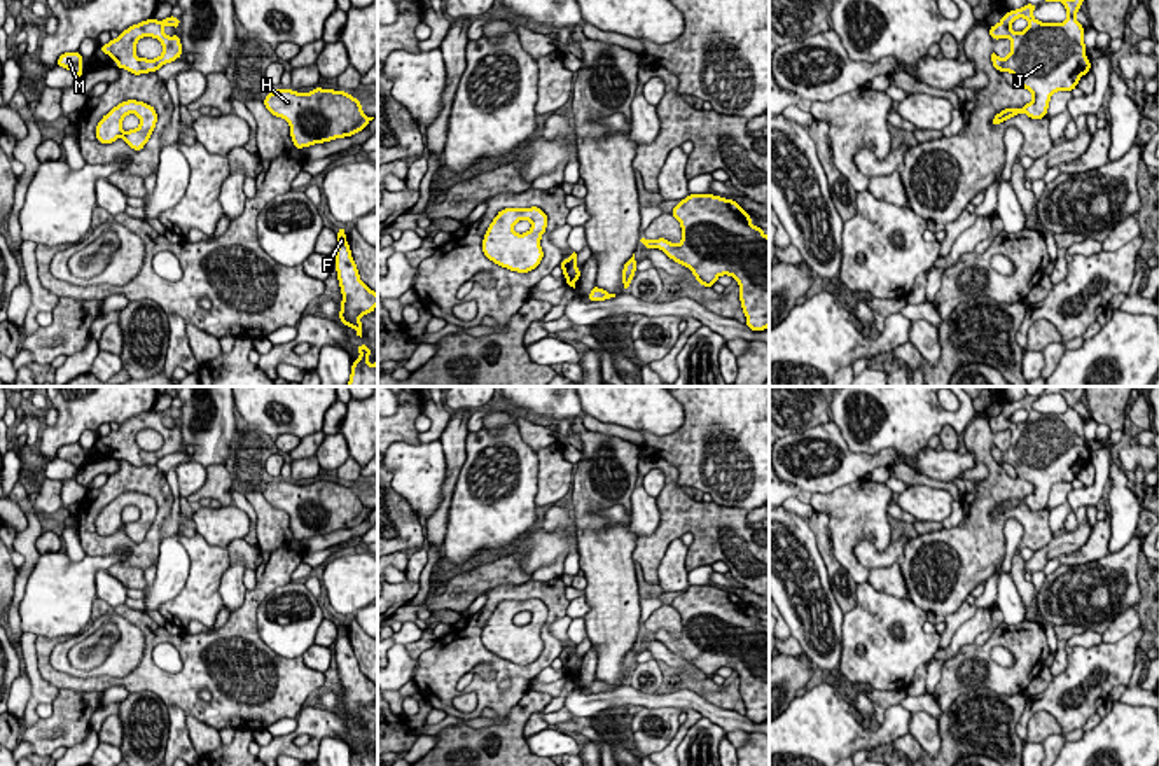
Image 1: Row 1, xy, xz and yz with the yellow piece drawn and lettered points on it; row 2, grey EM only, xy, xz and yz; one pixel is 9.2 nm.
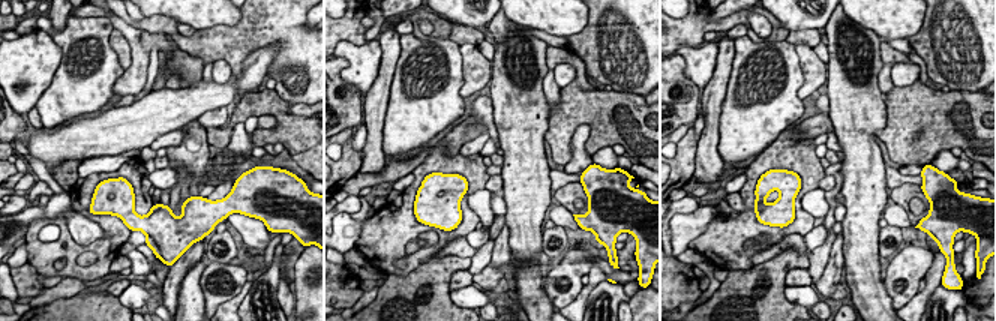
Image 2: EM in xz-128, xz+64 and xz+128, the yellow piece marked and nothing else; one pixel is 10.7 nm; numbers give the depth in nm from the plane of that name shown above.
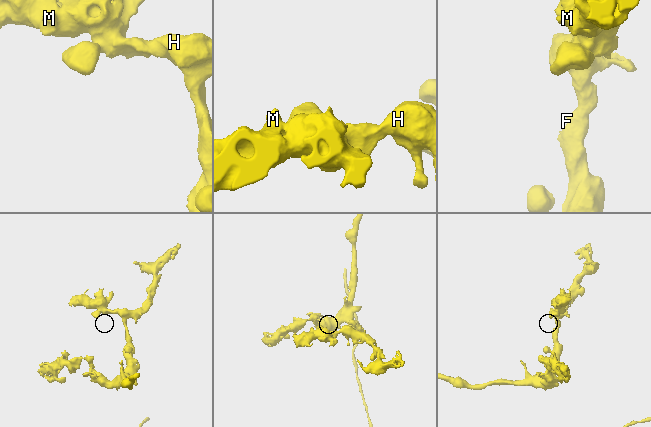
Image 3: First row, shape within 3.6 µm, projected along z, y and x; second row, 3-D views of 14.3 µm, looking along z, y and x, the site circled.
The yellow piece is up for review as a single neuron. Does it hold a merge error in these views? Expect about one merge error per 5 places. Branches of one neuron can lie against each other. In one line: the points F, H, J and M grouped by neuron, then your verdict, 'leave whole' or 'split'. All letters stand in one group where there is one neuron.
groups F H J M; leave whole

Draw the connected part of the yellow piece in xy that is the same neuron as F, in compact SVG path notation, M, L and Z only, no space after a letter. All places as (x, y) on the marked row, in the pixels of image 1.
M346 227L337 229L337 248L336 248L336 271L339 289L343 294L339 320L350 329L357 331L362 338L362 315L369 315L378 306L378 294L369 289L358 275L357 264L351 257L350 245L344 234Z

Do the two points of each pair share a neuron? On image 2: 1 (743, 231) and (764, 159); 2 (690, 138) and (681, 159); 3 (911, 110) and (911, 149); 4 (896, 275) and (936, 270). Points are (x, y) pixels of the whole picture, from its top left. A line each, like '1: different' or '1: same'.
1: same
2: same
3: same
4: different

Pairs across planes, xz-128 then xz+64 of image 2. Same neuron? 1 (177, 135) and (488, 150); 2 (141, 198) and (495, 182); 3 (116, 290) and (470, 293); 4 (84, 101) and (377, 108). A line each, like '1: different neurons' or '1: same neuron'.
1: same neuron
2: different neurons
3: different neurons
4: different neurons

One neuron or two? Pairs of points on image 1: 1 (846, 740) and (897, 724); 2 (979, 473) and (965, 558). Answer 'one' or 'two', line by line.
1: one
2: two

